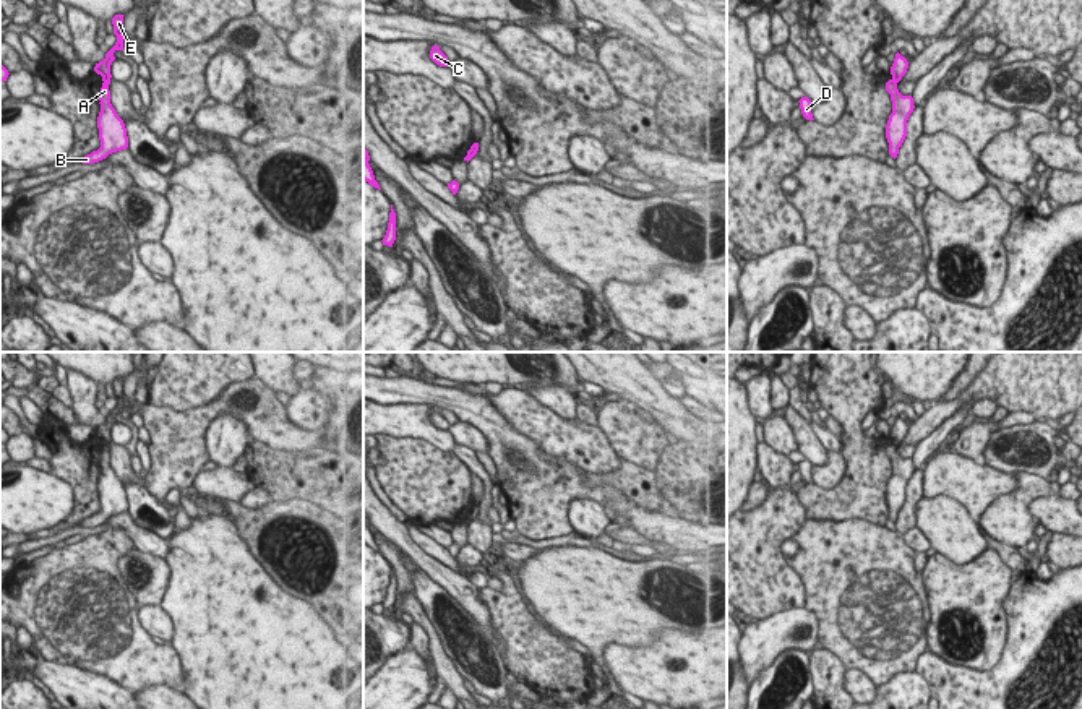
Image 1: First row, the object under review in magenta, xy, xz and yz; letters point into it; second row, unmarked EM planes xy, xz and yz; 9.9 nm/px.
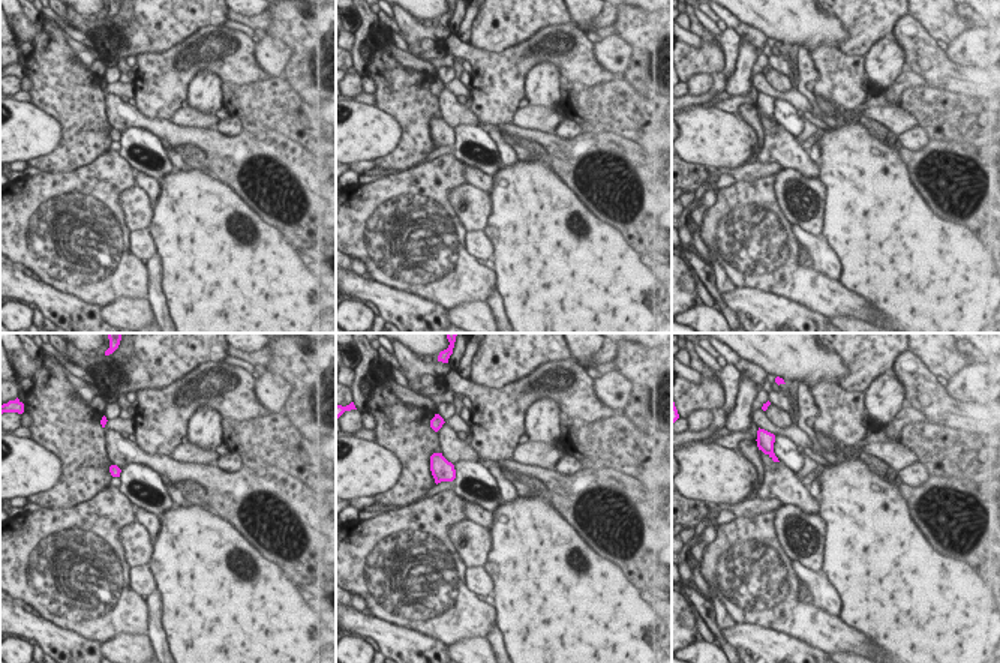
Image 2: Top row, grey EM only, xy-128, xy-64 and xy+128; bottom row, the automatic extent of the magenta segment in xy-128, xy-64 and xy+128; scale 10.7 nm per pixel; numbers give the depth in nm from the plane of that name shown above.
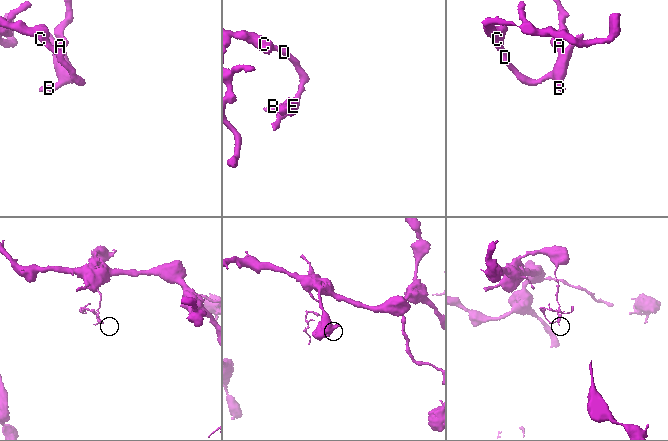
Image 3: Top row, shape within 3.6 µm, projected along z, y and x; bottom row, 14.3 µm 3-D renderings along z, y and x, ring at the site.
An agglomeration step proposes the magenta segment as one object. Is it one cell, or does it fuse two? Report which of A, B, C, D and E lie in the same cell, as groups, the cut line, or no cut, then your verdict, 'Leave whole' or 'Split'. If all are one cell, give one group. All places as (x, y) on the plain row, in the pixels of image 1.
Groups: A B C D / E. Split along xy (109, 442), (104, 446). Split

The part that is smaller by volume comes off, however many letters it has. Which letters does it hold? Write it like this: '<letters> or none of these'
A, B, C, D

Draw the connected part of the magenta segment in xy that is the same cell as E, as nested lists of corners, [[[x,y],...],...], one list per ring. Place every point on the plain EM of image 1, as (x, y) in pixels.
[[[115,378],[112,381],[112,388],[114,388],[114,397],[117,399],[117,406],[105,417],[105,422],[102,425],[96,427],[96,430],[94,430],[94,435],[102,440],[104,446],[112,441],[110,428],[115,423],[114,415],[115,414],[123,414],[123,378]]]

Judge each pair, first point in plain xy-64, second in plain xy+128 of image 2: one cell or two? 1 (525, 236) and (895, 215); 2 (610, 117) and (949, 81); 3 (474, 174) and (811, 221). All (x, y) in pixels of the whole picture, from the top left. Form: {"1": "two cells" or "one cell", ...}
{"1": "one cell", "2": "two cells", "3": "two cells"}

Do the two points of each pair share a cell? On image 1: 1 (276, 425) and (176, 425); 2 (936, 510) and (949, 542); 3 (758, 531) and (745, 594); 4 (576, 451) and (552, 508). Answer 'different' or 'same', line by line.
1: same
2: same
3: same
4: different

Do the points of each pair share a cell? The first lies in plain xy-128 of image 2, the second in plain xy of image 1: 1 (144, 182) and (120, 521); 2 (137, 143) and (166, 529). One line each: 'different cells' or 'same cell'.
1: same cell
2: same cell

